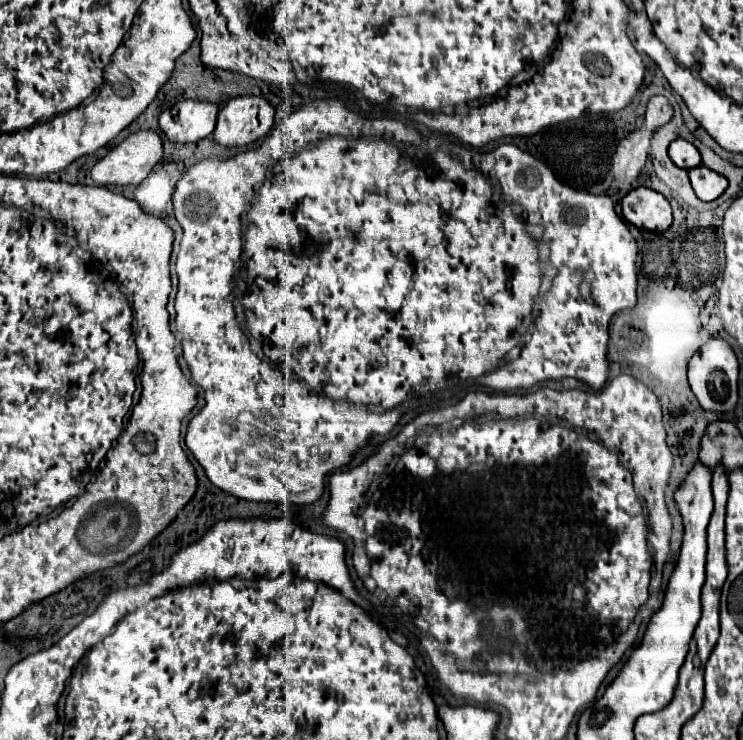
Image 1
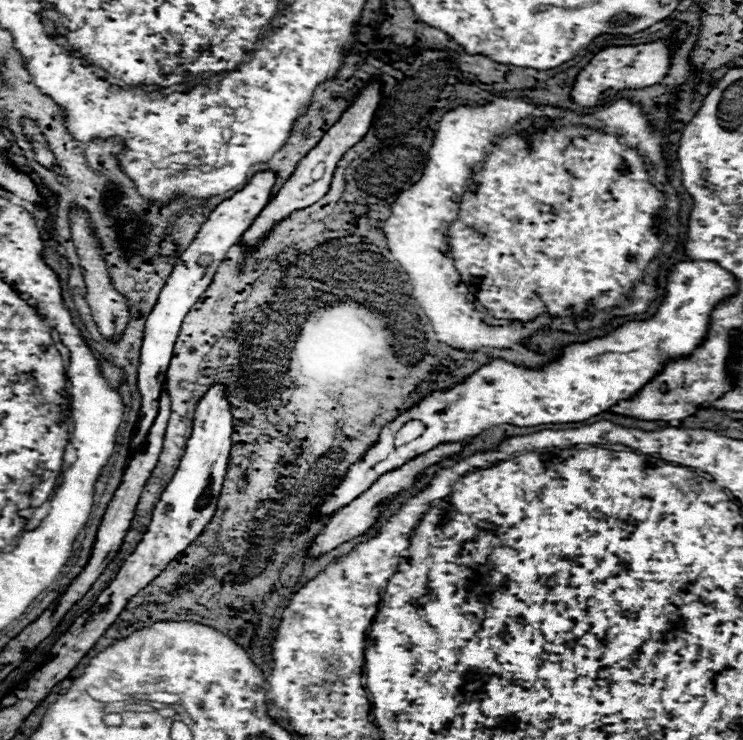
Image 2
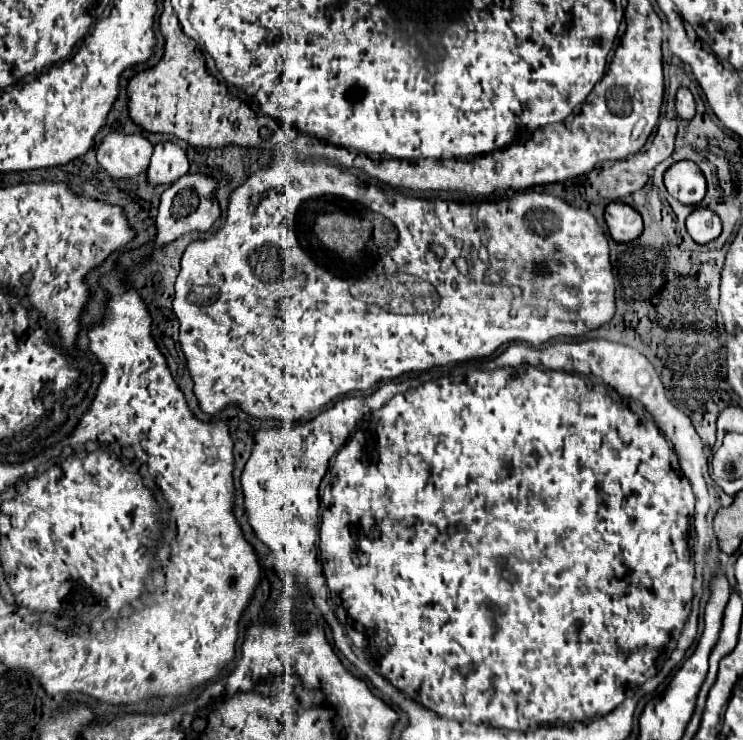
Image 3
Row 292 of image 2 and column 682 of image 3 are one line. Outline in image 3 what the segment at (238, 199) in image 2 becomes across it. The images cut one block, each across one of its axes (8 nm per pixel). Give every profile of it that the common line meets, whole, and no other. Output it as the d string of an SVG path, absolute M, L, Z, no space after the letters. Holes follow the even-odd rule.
M680 160L672 164L664 174L668 192L684 204L700 204L706 194L706 180L702 170L692 160Z

